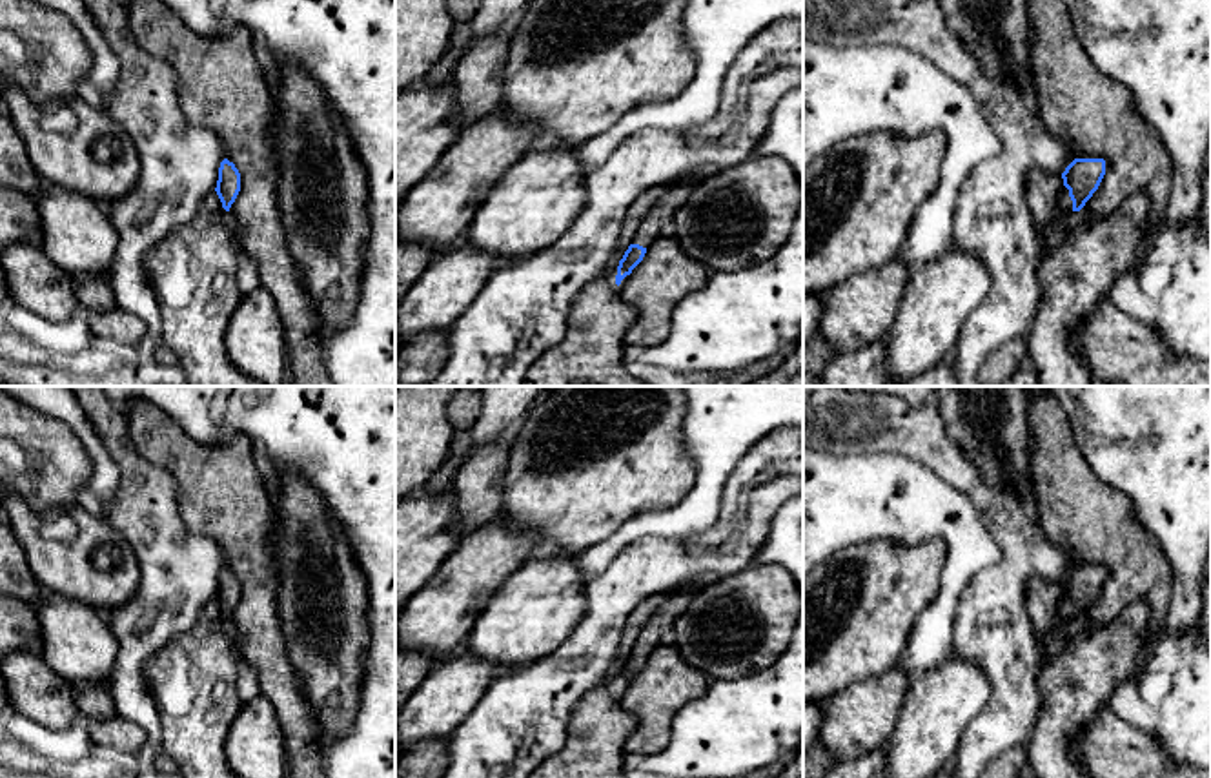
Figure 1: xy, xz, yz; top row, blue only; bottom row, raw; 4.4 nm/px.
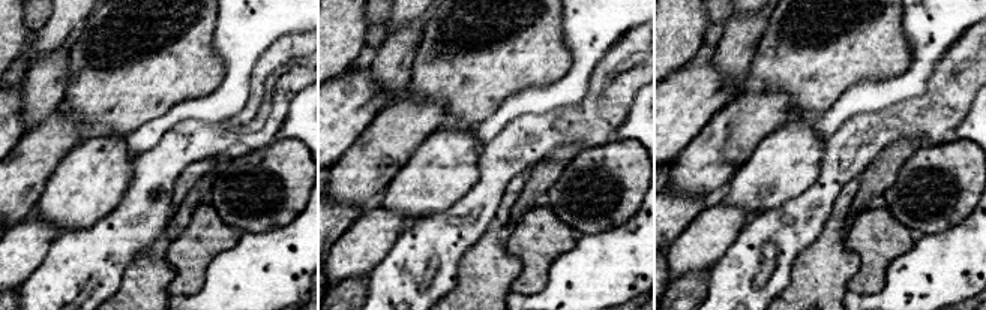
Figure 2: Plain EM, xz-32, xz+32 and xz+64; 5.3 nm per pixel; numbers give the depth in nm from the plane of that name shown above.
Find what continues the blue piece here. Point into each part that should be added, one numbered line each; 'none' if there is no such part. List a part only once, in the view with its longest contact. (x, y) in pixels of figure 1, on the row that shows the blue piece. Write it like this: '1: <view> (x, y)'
1: yz (1064, 201)

